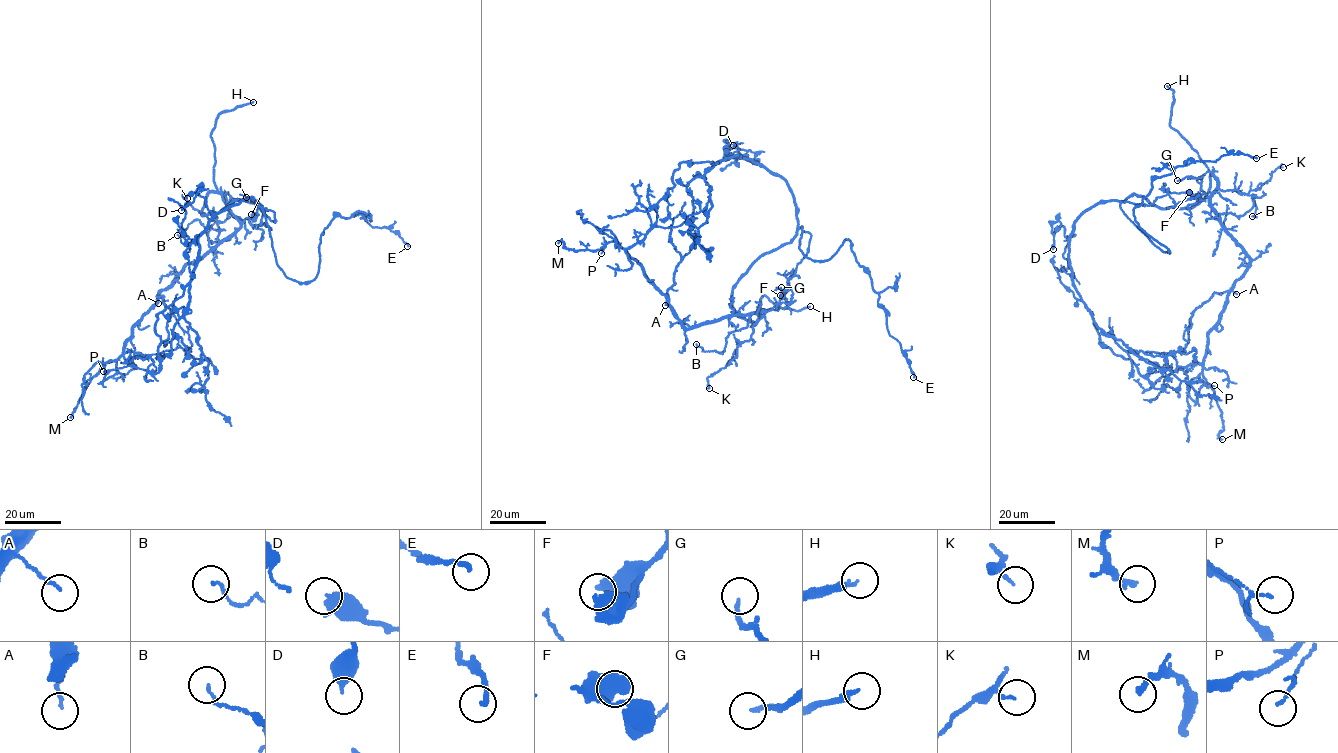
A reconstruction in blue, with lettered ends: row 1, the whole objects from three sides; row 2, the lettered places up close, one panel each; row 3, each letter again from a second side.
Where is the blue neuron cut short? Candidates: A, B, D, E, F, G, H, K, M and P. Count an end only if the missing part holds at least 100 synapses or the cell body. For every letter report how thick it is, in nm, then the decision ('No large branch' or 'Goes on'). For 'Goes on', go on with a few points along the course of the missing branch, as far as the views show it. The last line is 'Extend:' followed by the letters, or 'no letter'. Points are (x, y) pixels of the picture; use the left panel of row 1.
A: Thickness 100 nm. No large branch
B: Thickness 110 nm. No large branch
D: Thickness 400 nm. No large branch
E: Thickness 190 nm. No large branch
F: Thickness 550 nm. No large branch
G: Thickness 180 nm. No large branch
H: Thickness 200 nm. Goes on. Course of what is missing: (253, 102), (294, 98), (281, 85)
K: Thickness 90 nm. No large branch
M: Thickness 240 nm. No large branch
P: Thickness 70 nm. No large branch
Extend: H

